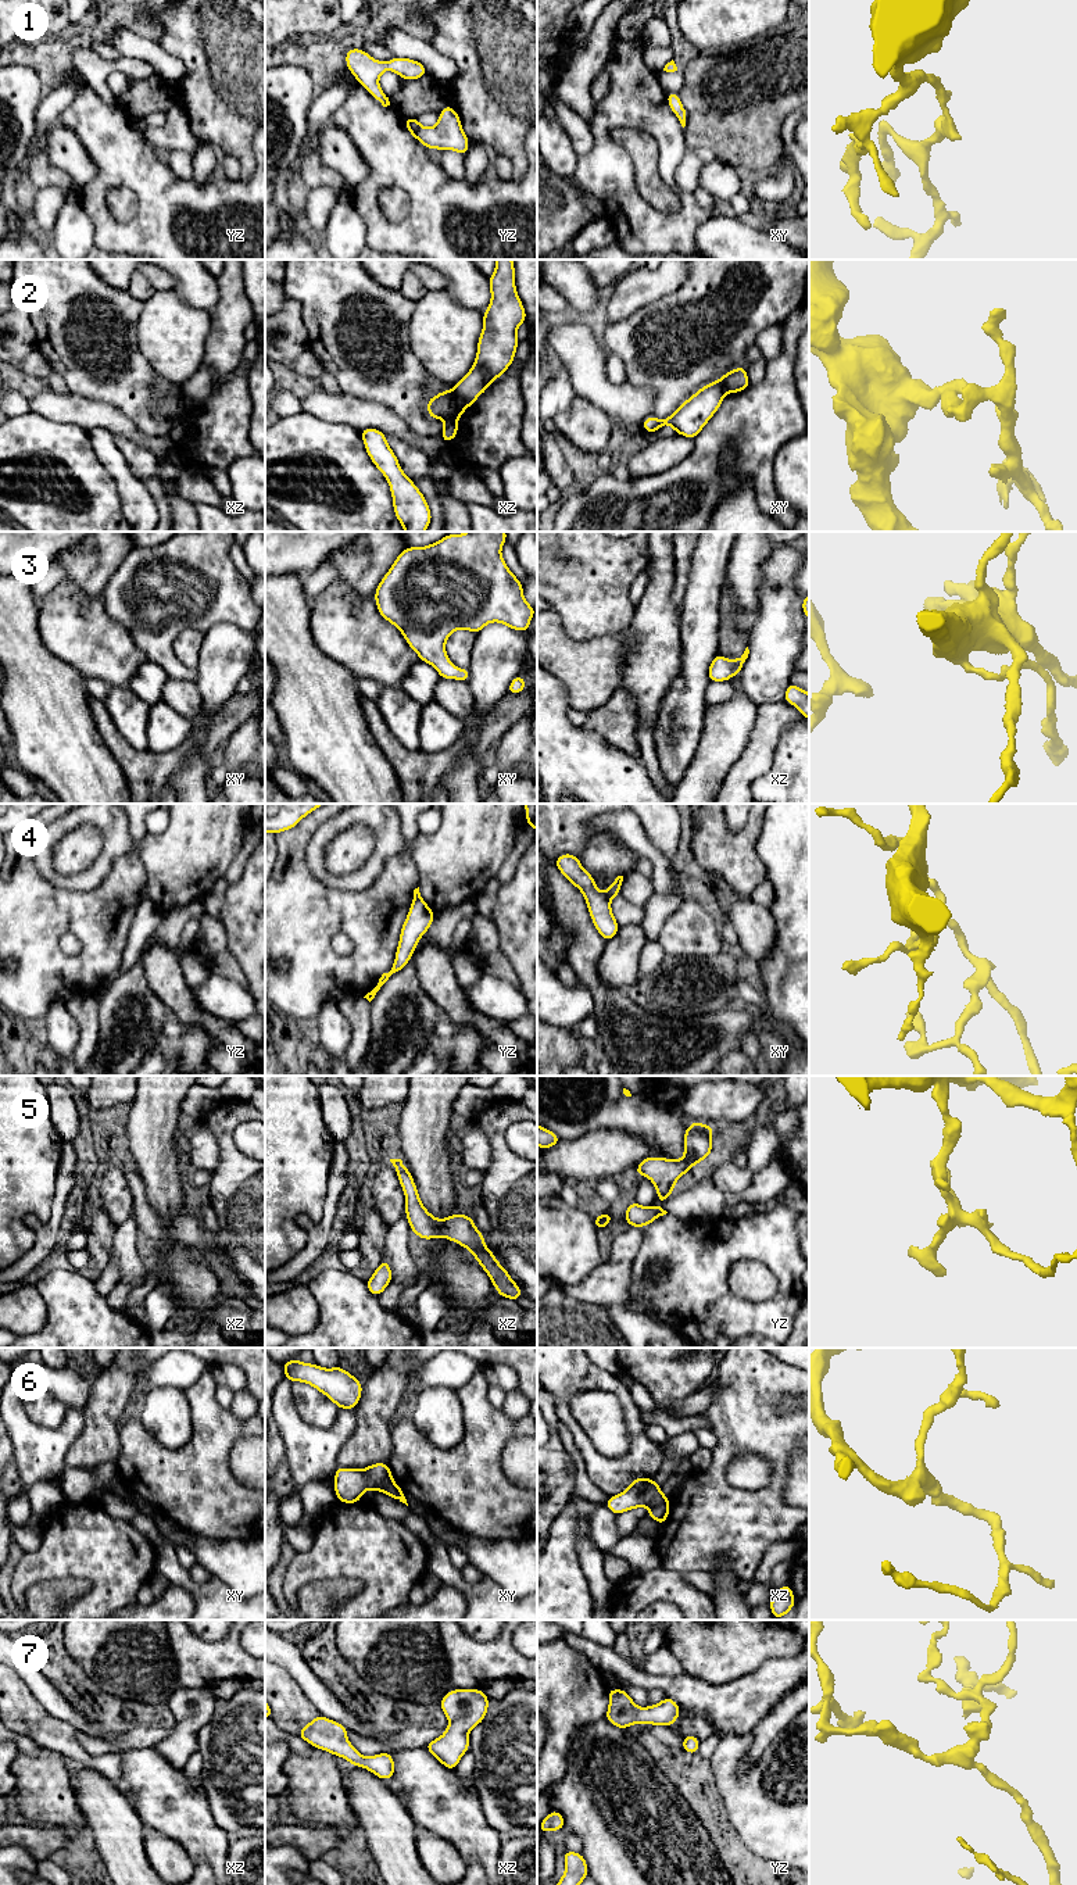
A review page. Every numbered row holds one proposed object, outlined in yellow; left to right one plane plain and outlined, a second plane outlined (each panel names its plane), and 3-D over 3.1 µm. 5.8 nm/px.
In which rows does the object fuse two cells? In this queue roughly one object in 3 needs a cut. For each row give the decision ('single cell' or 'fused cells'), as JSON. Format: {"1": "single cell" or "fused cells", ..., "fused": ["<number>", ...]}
{"1": "single cell", "2": "fused cells", "3": "single cell", "4": "fused cells", "5": "single cell", "6": "fused cells", "7": "single cell", "fused": ["2", "4", "6"]}

